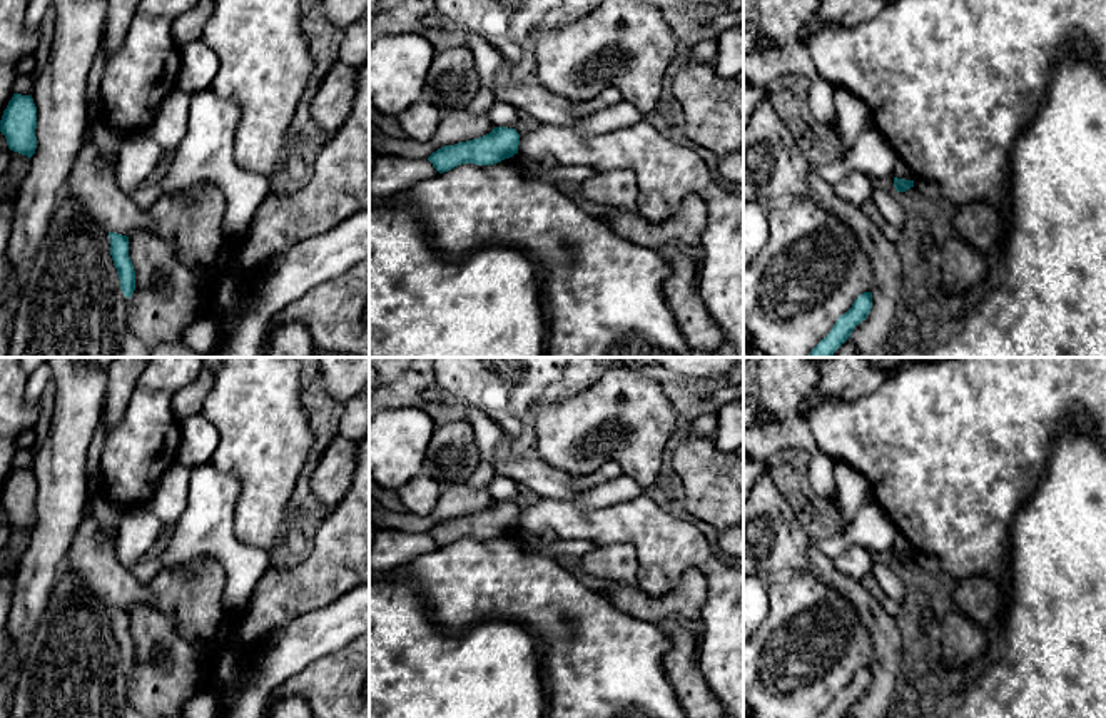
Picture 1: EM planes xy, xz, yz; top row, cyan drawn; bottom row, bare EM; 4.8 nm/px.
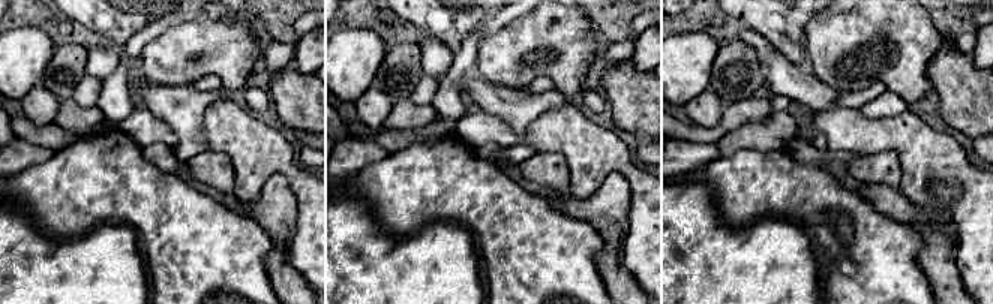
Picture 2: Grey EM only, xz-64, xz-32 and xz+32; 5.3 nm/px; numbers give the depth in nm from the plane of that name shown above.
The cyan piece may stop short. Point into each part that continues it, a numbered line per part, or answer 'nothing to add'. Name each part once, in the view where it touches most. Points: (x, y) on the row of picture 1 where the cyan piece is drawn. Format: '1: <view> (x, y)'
nothing to add

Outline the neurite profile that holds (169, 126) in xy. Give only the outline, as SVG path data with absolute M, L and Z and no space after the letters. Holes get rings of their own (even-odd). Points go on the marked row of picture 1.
M174 87L159 105L147 134L164 149L175 152L187 137L192 95Z

